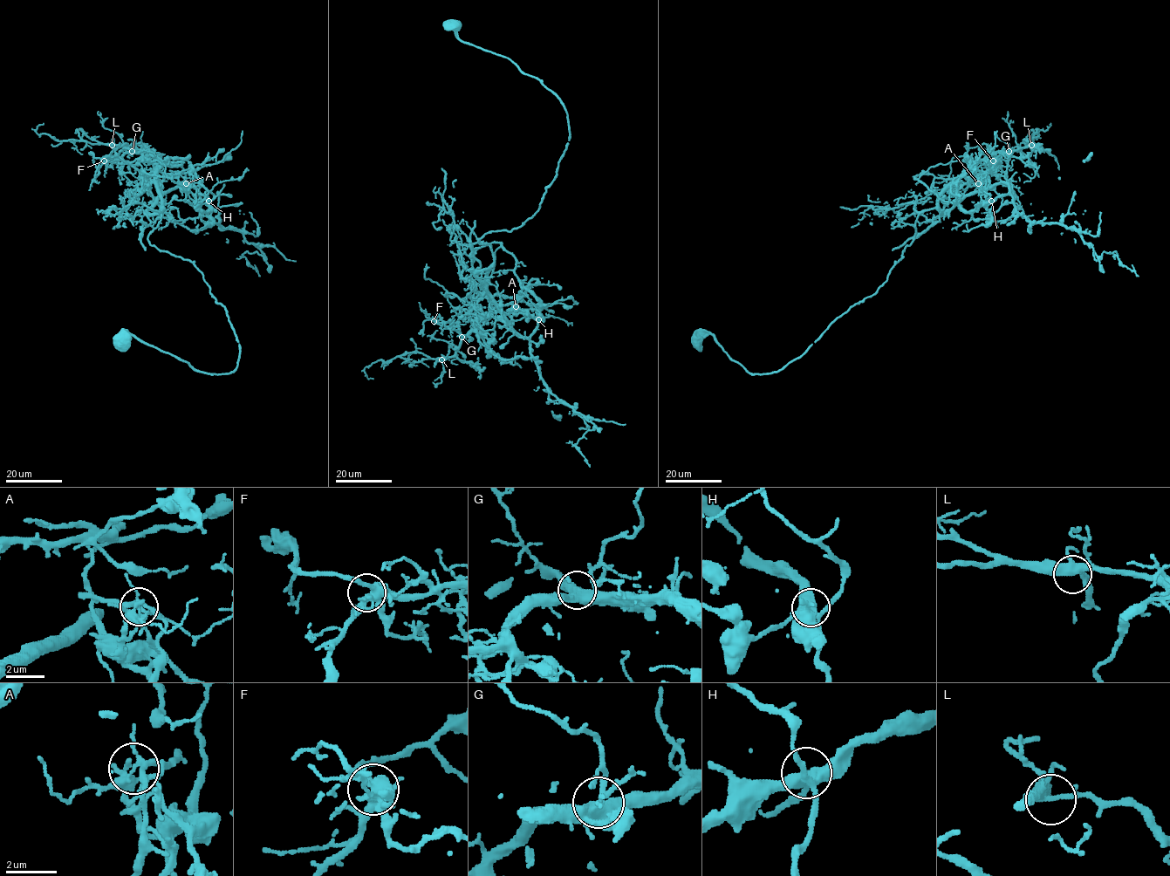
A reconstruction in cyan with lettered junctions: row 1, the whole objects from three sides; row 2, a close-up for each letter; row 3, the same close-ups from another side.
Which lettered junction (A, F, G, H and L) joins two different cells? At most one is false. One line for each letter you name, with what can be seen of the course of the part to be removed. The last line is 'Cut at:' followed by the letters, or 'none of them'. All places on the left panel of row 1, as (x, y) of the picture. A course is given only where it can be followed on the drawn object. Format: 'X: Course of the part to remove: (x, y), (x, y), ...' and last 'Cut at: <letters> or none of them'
A: Course of the part to remove: (186, 183), (138, 169), (150, 221), (127, 214), (126, 194), (126, 227)
Cut at: A

